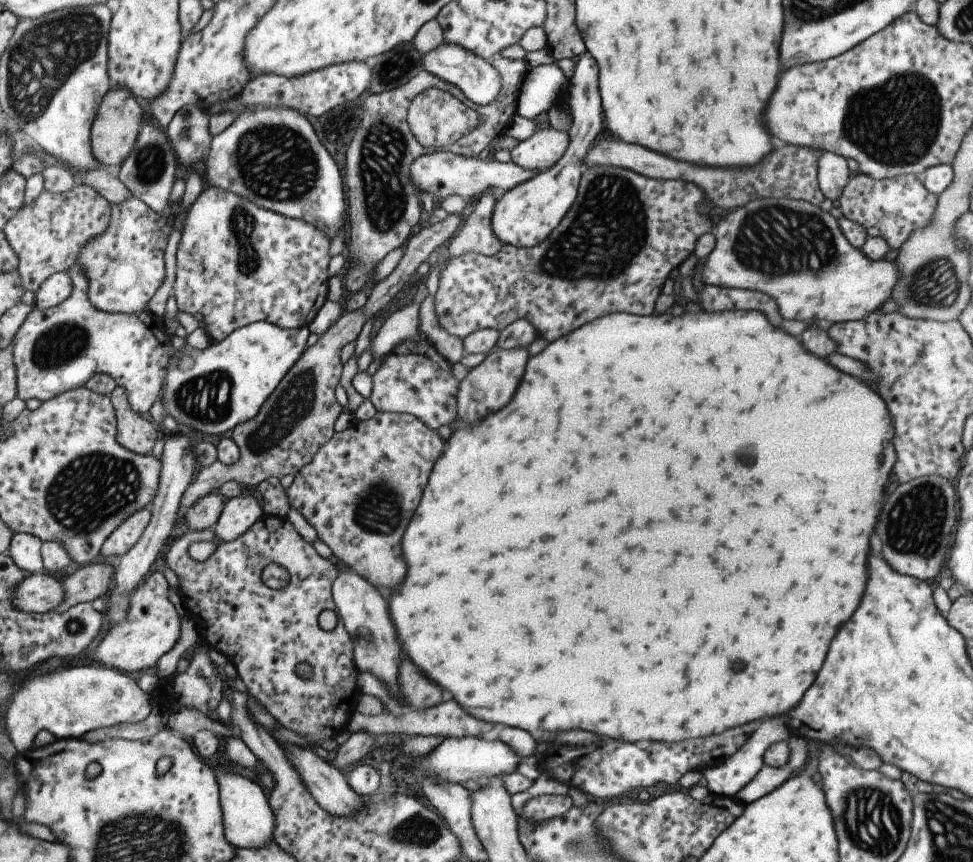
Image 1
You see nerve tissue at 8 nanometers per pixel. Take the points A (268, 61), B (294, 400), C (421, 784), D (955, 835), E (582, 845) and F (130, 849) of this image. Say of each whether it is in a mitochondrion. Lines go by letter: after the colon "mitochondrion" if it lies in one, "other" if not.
A: other
B: mitochondrion
C: other
D: mitochondrion
E: mitochondrion
F: mitochondrion

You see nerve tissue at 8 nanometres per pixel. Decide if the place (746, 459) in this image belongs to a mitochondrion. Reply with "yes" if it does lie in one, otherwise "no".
no

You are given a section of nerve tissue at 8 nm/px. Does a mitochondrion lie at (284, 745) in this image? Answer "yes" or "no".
no

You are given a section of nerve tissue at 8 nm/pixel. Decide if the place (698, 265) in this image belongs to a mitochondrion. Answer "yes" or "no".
no

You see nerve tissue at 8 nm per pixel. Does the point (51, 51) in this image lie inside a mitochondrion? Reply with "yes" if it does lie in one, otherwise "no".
yes

